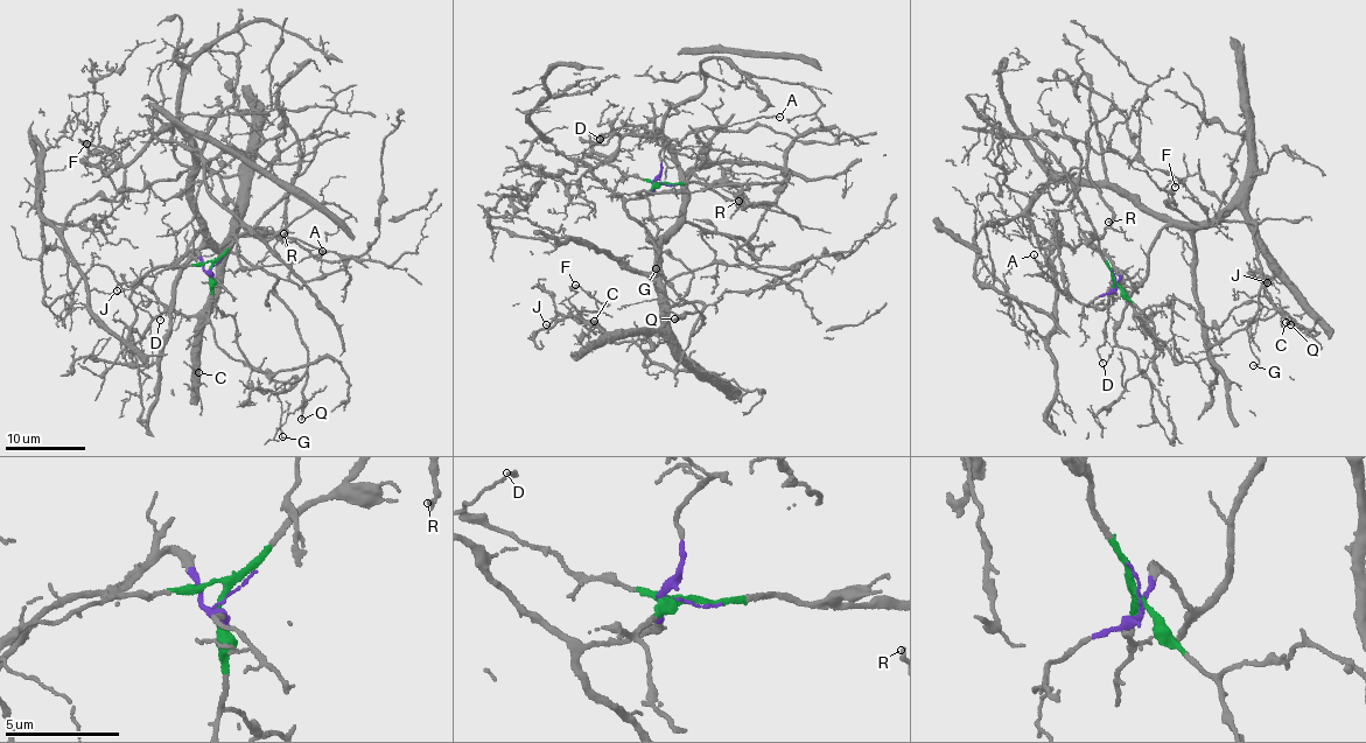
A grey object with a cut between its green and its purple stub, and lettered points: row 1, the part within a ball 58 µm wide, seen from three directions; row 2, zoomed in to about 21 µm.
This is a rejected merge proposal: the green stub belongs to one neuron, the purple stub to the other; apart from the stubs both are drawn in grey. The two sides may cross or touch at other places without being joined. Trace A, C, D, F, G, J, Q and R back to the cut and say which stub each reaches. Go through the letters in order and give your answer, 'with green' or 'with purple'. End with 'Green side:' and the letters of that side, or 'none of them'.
A: with green
C: with purple
D: with green
F: with purple
G: with purple
J: with purple
Q: with purple
R: with purple
Green side: A, D

